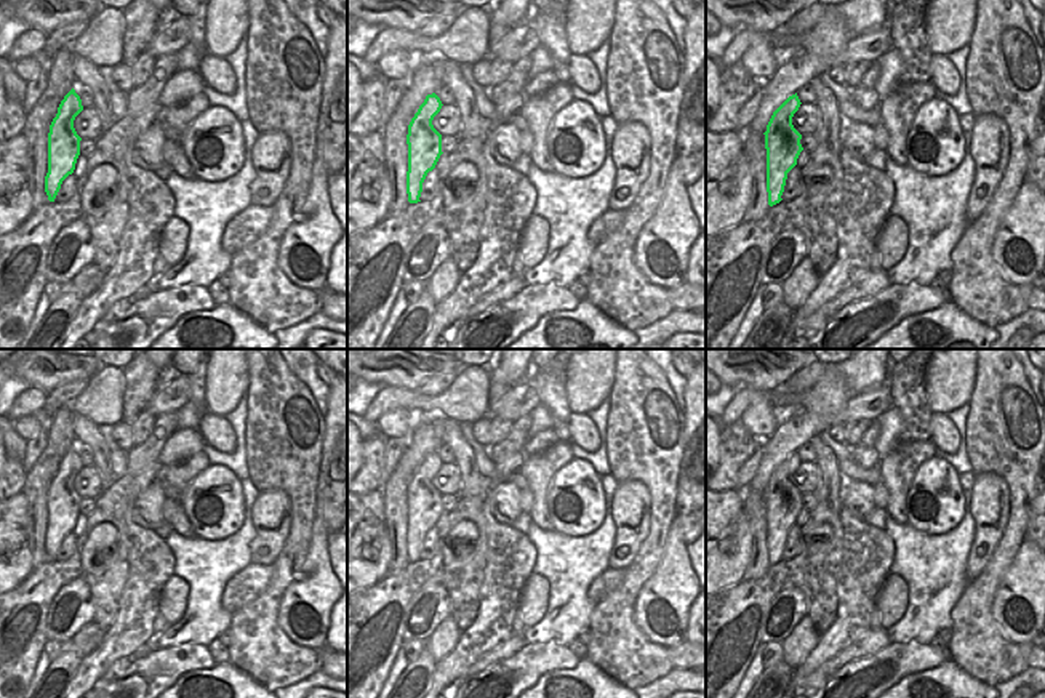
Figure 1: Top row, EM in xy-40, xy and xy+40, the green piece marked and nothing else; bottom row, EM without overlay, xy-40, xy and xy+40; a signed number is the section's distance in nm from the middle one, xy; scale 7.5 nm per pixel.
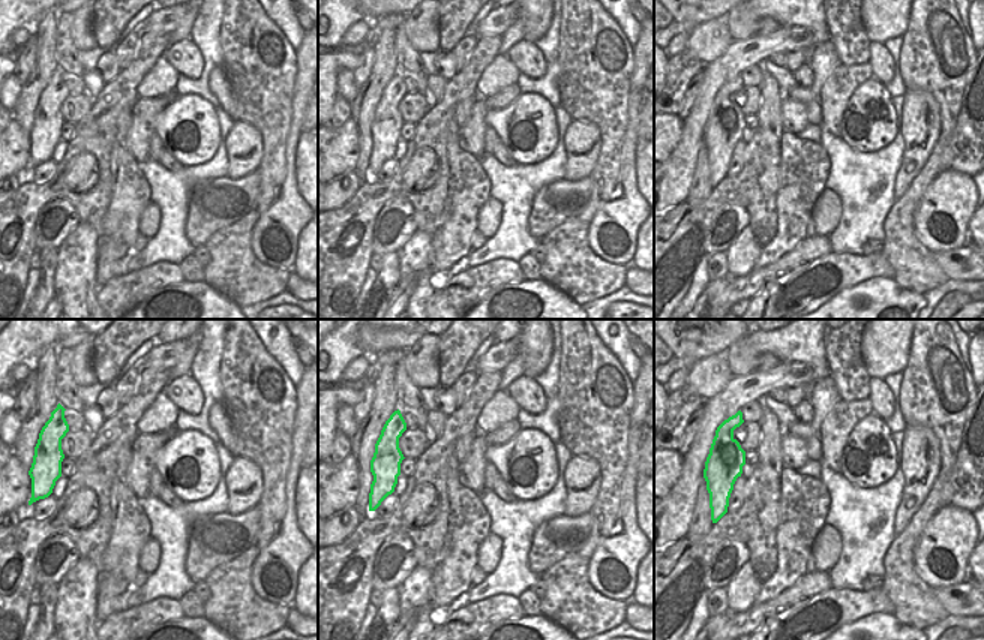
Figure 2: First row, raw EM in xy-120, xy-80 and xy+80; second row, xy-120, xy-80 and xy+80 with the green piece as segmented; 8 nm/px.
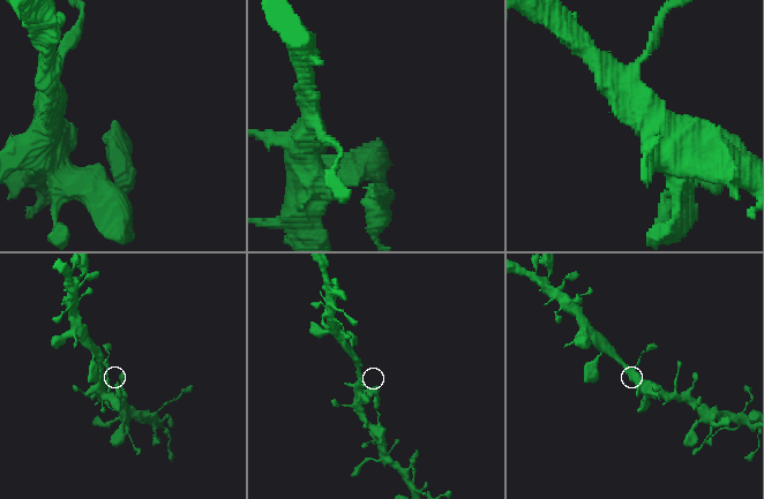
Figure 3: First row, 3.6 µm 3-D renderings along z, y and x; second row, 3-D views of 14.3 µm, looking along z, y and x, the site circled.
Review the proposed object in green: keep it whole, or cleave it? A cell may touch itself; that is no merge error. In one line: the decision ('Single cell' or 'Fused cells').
Single cell

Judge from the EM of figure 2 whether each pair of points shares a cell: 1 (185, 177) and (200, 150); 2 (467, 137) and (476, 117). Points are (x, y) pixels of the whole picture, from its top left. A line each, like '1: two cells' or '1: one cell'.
1: two cells
2: one cell

